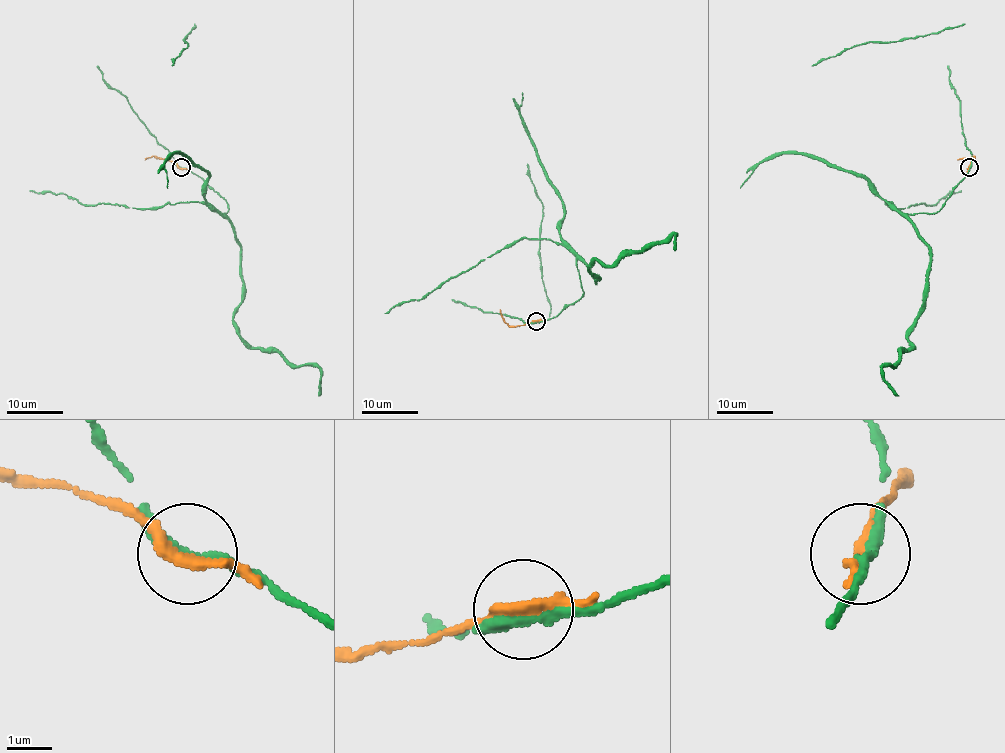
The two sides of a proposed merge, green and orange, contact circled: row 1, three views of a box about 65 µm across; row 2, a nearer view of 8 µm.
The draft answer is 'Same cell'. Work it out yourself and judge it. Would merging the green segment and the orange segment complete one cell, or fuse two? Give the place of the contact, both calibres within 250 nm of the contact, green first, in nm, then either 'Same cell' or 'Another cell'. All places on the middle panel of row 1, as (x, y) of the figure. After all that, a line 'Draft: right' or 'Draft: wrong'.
Place: (536, 321). Thickness 260 nm (green) against 240 nm. Another cell
Draft: wrong

